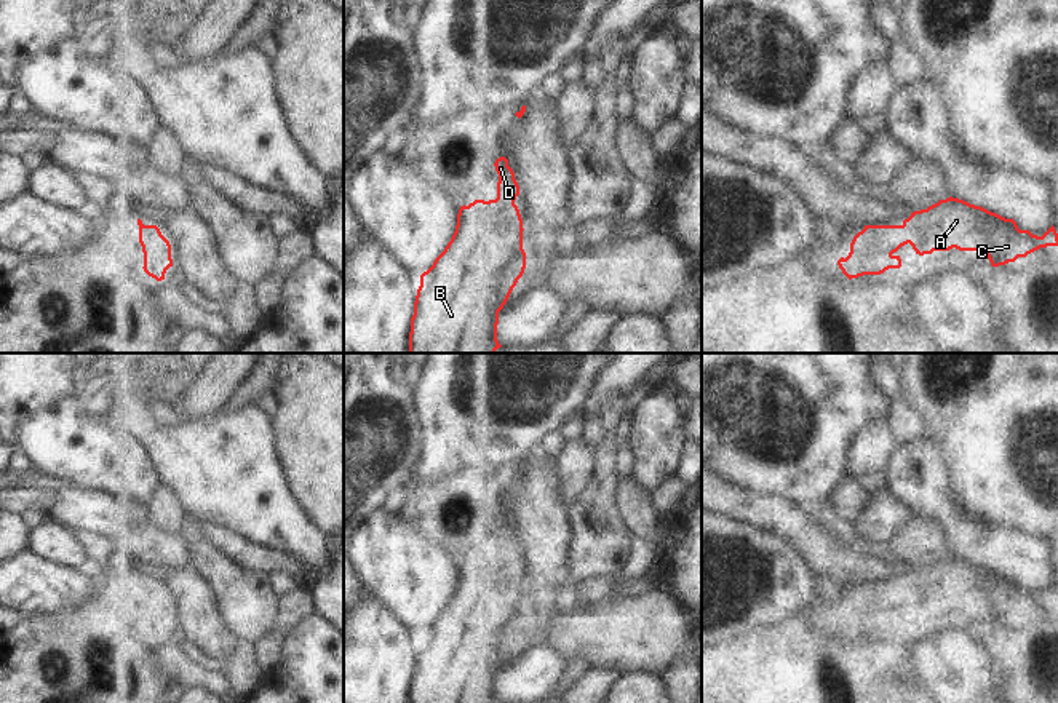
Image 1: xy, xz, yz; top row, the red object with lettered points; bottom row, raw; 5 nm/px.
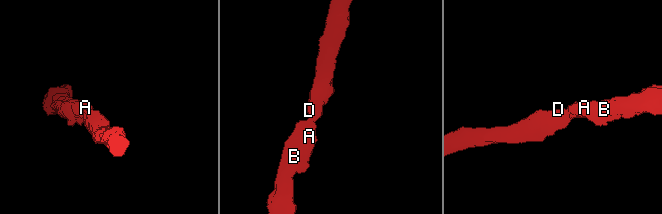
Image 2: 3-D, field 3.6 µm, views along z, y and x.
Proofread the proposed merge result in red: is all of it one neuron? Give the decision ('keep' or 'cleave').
keep

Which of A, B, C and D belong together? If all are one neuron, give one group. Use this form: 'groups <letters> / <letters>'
groups A B C D

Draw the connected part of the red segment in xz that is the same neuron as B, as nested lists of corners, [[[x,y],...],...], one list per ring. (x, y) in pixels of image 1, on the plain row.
[[[505,514],[497,516],[494,524],[499,532],[497,556],[475,558],[468,564],[460,564],[451,599],[420,633],[409,703],[500,703],[499,669],[524,631],[526,610],[523,577],[515,562],[519,543]]]

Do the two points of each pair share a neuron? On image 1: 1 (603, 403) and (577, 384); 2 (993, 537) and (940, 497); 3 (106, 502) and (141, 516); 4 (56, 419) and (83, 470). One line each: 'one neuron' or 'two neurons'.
1: two neurons
2: one neuron
3: one neuron
4: one neuron

